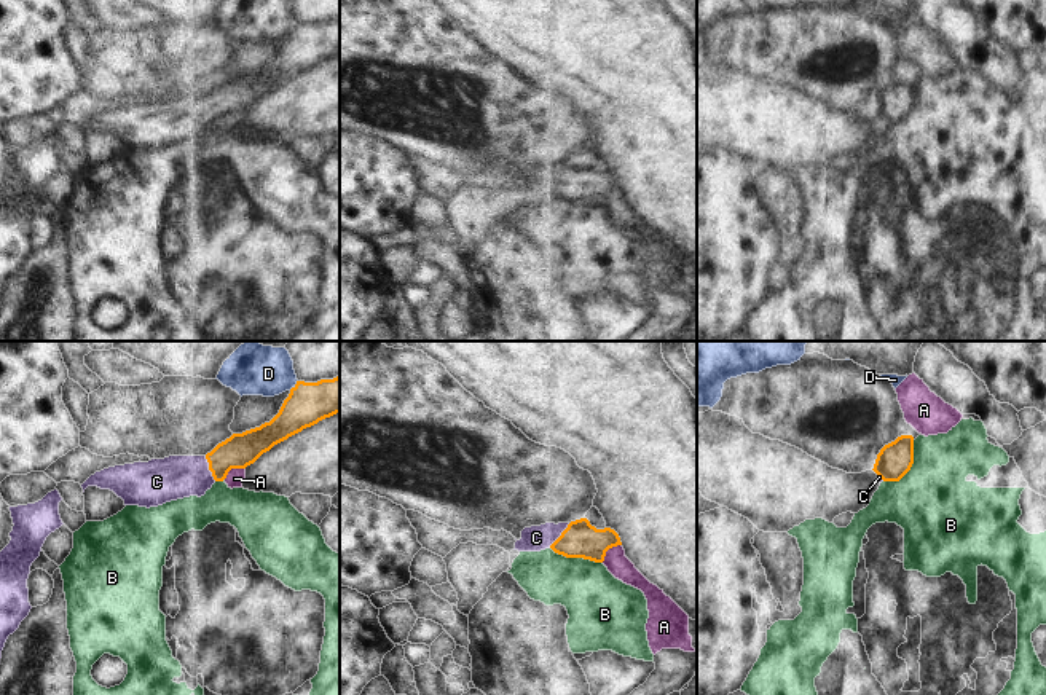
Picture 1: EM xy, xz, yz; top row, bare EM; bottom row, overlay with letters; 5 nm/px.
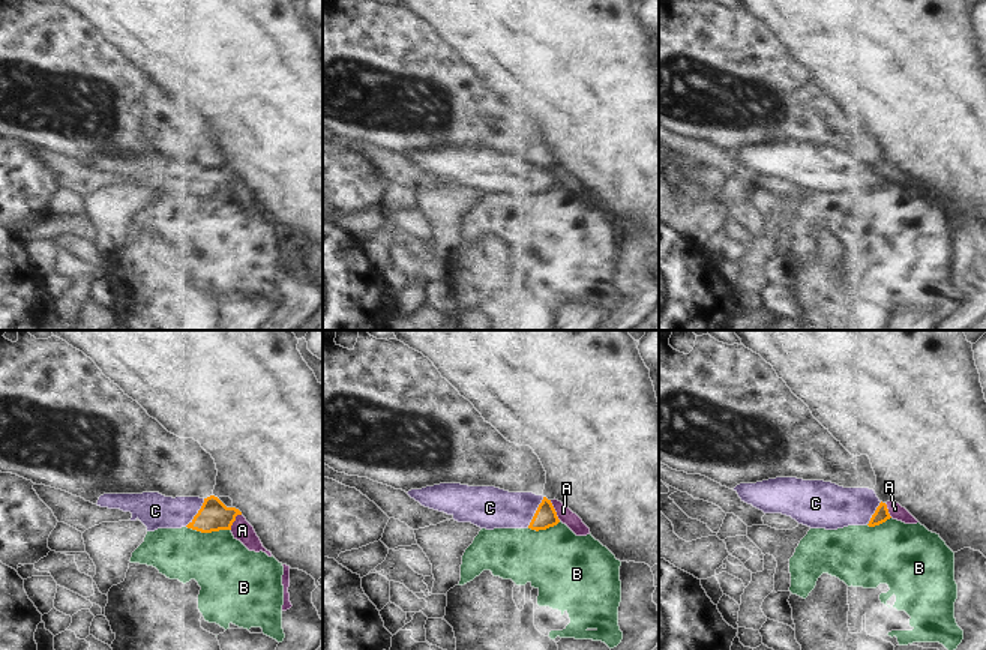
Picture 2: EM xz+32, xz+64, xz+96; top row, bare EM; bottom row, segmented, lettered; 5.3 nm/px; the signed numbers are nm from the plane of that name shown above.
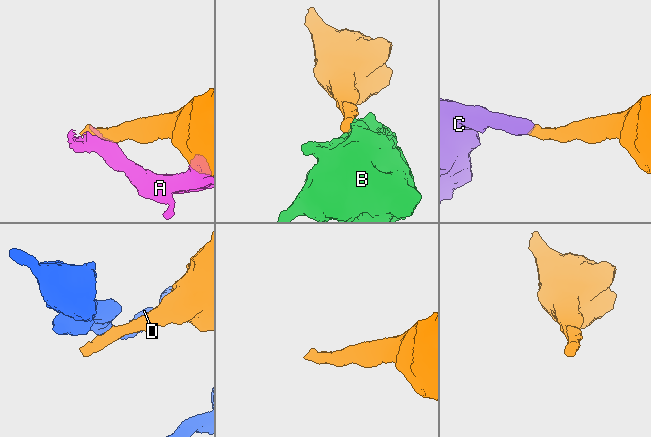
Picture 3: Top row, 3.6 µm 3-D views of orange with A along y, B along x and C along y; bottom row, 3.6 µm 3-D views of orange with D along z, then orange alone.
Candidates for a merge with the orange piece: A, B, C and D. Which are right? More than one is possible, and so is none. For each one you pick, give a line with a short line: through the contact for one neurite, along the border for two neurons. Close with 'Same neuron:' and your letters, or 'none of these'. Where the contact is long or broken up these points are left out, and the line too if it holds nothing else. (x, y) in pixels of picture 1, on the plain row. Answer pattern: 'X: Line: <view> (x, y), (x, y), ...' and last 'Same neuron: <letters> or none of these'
C: Line: xy (238, 94), (227, 98), (209, 112), (193, 118), (161, 123)
Same neuron: C.

